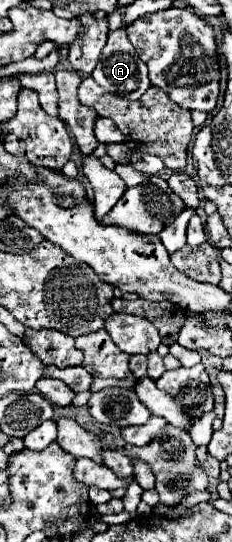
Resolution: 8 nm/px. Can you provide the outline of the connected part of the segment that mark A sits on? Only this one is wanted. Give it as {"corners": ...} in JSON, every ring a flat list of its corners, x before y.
{"corners":[[123,28,109,34,101,60,91,76,99,86,107,88,107,92,127,100,139,100,151,86,147,66,139,60]]}

